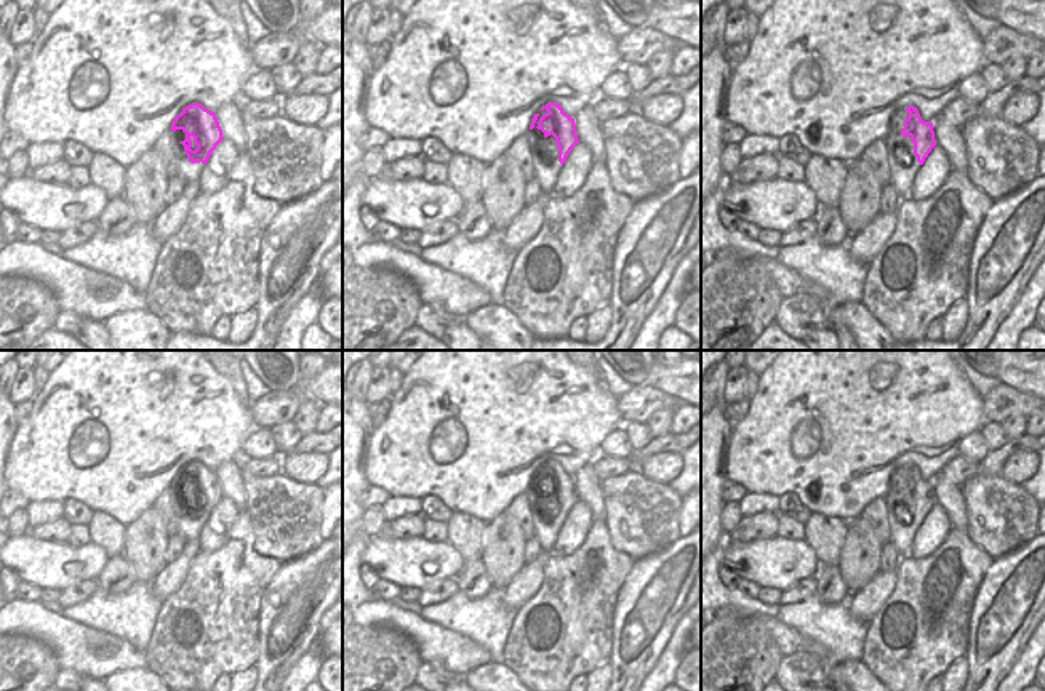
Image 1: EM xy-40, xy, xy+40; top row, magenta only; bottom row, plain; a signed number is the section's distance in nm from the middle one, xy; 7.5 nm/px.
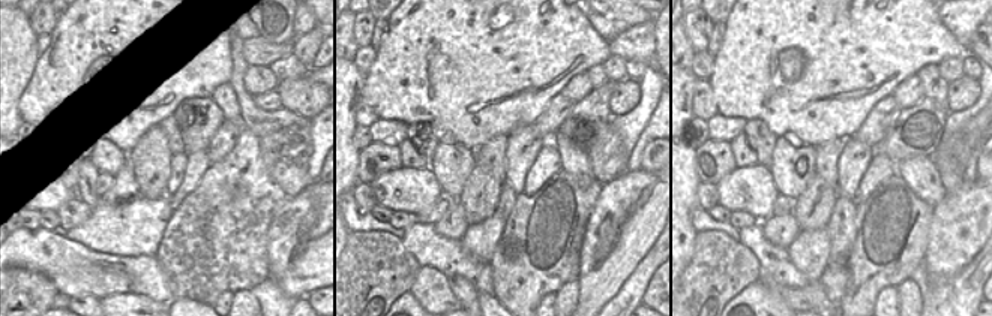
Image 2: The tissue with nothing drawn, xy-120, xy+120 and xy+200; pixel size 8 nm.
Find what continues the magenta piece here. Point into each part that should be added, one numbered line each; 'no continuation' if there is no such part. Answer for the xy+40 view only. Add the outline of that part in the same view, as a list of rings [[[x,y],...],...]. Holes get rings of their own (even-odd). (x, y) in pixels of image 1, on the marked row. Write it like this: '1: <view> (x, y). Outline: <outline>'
1: xy+40 (903, 163). Outline: [[[896,114],[890,118],[885,146],[888,149],[890,184],[901,198],[909,197],[914,178],[922,166],[914,155],[911,136],[901,138],[906,115]]]

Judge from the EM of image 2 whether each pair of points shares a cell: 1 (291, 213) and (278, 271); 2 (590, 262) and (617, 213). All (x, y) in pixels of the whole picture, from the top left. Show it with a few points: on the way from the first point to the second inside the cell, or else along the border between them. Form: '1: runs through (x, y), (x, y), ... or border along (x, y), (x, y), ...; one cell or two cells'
1: runs through (290, 228), (279, 256); one cell
2: runs through (602, 250), (614, 238), (616, 225); one cell

